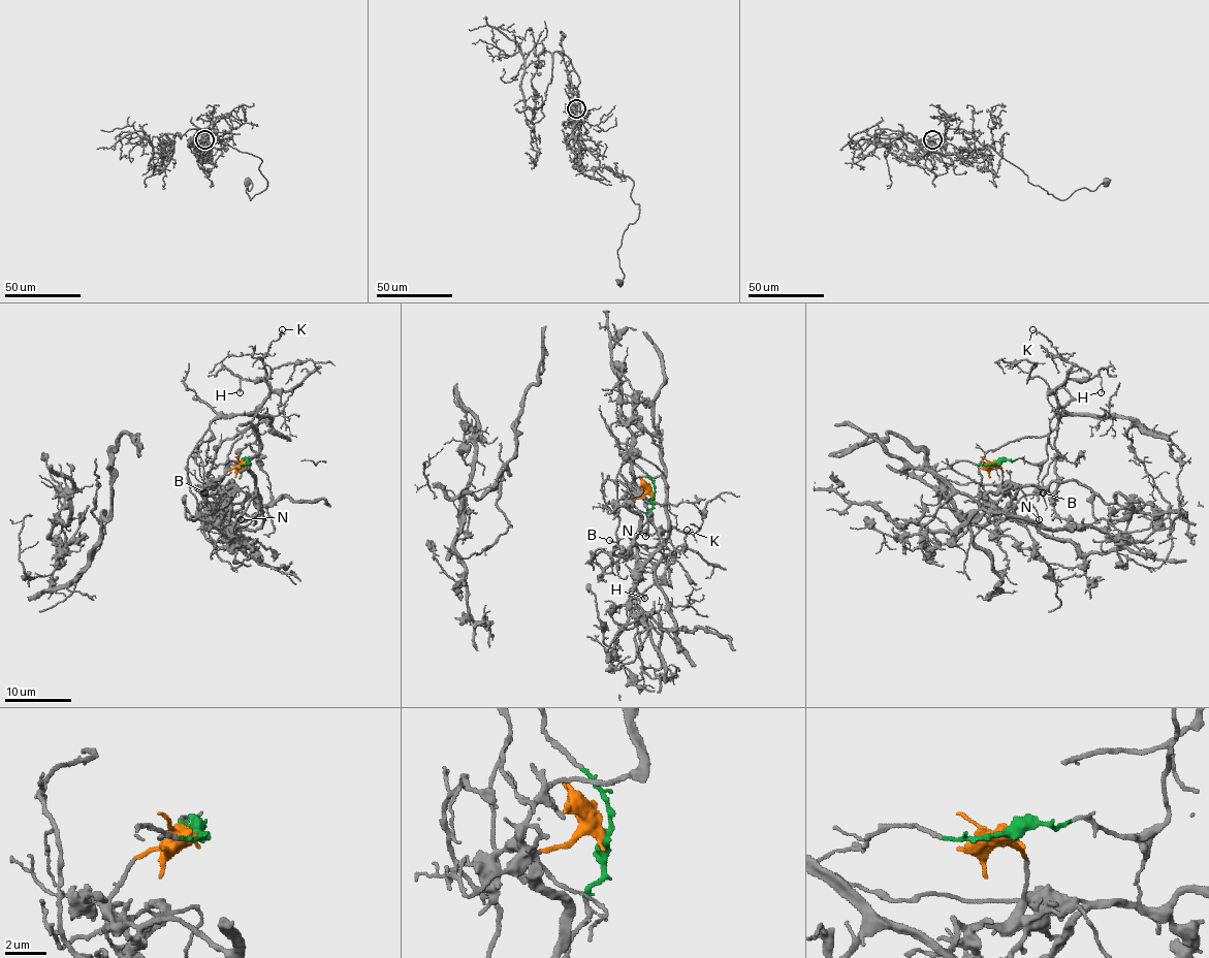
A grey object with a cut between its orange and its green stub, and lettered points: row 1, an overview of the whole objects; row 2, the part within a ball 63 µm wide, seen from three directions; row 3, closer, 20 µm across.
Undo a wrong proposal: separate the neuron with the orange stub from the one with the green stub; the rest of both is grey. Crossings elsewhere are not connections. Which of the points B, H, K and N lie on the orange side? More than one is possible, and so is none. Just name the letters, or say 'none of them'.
N

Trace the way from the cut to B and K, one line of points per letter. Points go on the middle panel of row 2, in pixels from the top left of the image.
B: (651, 493), (651, 508), (638, 533), (624, 535), (617, 541), (609, 540)
K: (651, 493), (647, 521), (632, 545), (675, 553), (665, 570), (668, 586), (668, 560), (685, 541), (687, 530)

